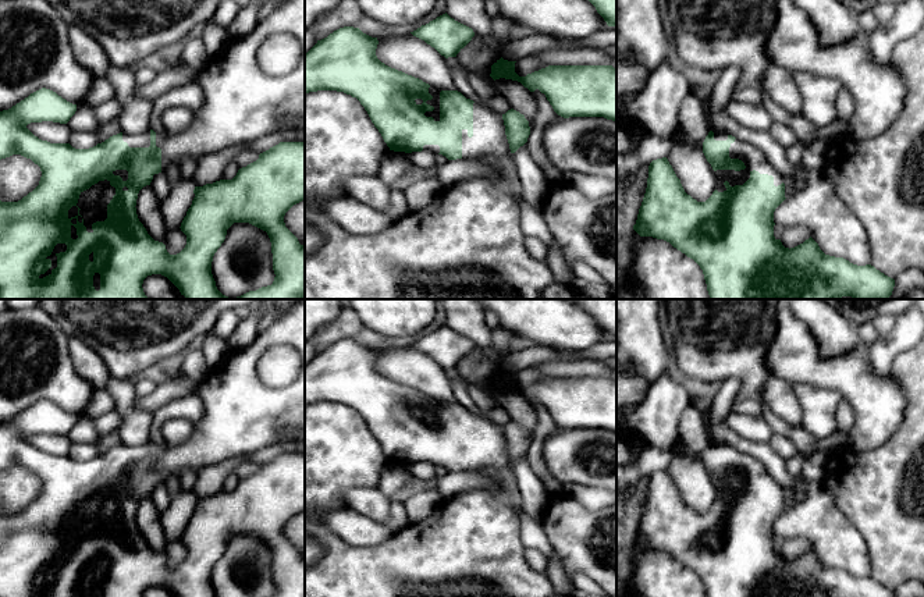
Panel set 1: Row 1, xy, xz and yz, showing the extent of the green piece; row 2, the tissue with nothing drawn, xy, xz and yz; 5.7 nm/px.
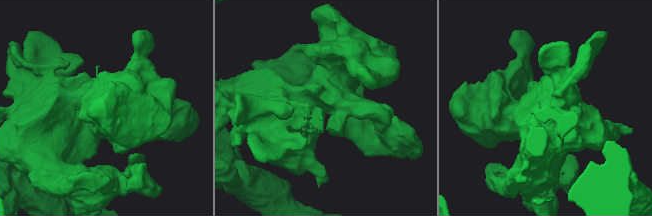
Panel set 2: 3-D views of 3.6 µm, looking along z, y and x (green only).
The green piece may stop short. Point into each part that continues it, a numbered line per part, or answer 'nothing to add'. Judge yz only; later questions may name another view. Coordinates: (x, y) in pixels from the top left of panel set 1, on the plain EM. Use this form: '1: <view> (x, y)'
1: yz (752, 468)

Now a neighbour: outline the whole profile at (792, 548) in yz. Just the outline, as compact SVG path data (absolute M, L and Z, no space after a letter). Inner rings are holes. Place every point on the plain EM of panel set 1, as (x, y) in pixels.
M795 537L795 539L783 540L781 554L785 559L790 561L803 555L810 548L811 544L806 537Z

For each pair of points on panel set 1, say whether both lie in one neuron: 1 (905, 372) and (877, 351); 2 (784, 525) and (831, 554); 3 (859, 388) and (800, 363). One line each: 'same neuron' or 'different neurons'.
1: different neurons
2: same neuron
3: same neuron

